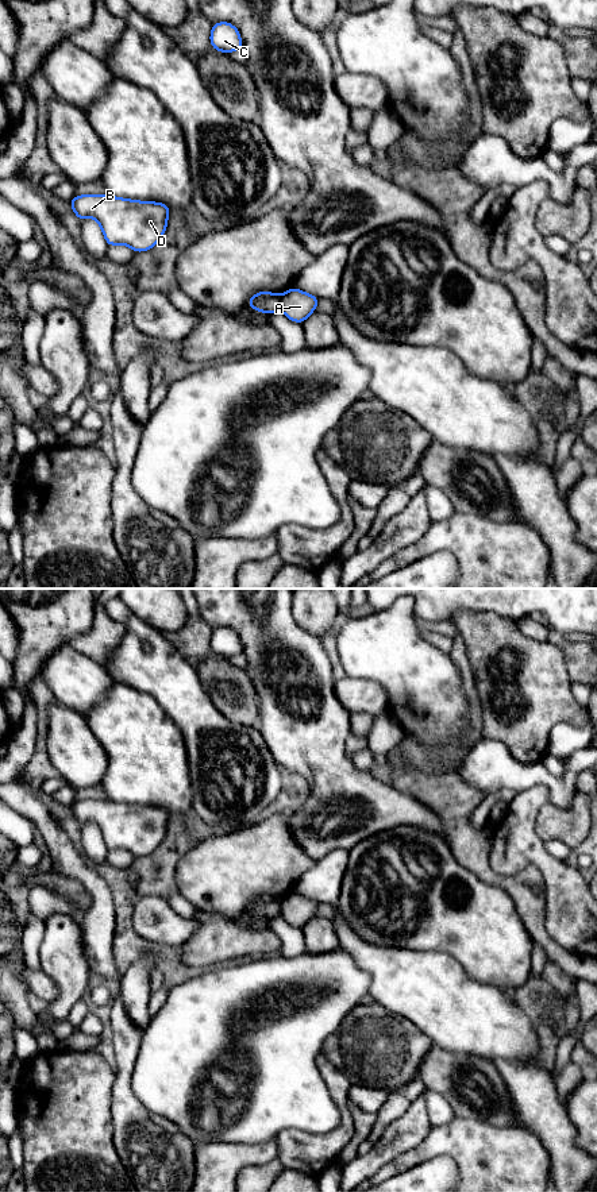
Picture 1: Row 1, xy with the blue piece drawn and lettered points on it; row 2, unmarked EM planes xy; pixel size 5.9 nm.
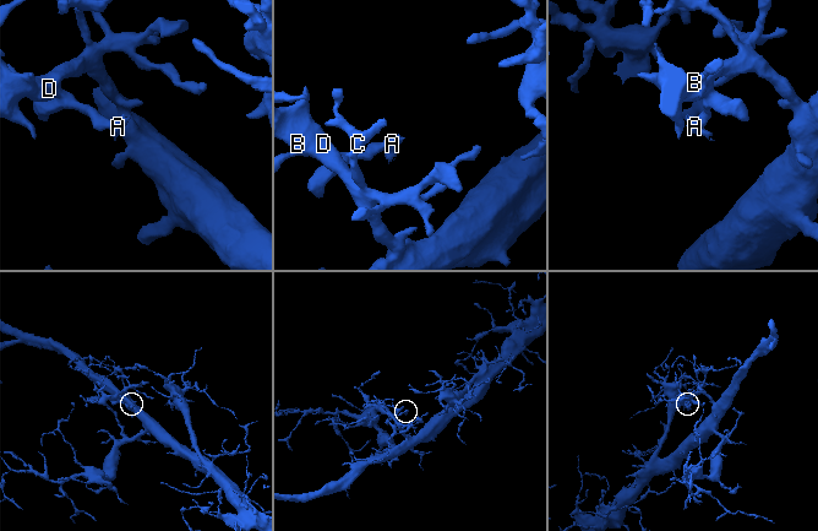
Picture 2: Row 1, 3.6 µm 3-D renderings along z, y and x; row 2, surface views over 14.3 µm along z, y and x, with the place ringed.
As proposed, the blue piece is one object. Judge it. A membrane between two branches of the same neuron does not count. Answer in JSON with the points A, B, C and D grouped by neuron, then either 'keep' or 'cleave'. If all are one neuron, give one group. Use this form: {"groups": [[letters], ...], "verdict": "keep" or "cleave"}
{"groups": [["A"], ["B", "C", "D"]], "verdict": "cleave"}

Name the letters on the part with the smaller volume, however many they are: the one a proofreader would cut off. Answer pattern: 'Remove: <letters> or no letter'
Remove: A

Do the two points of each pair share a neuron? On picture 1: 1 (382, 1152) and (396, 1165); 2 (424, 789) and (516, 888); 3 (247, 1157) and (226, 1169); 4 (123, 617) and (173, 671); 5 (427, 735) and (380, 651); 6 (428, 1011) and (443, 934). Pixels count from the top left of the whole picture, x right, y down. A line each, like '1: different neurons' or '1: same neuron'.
1: different neurons
2: same neuron
3: same neuron
4: same neuron
5: same neuron
6: different neurons

